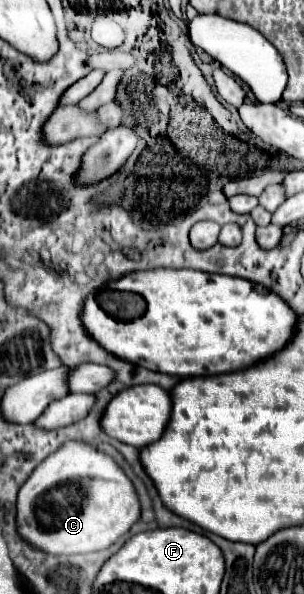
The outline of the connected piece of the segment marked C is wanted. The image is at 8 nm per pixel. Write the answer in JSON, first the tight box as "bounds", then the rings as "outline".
{"bounds":[18,441,140,555],"outline":[[[66,441],[58,451],[50,453],[28,477],[18,493],[18,531],[34,547],[52,555],[76,555],[102,551],[114,545],[140,519],[140,499],[118,463],[84,441]]]}

